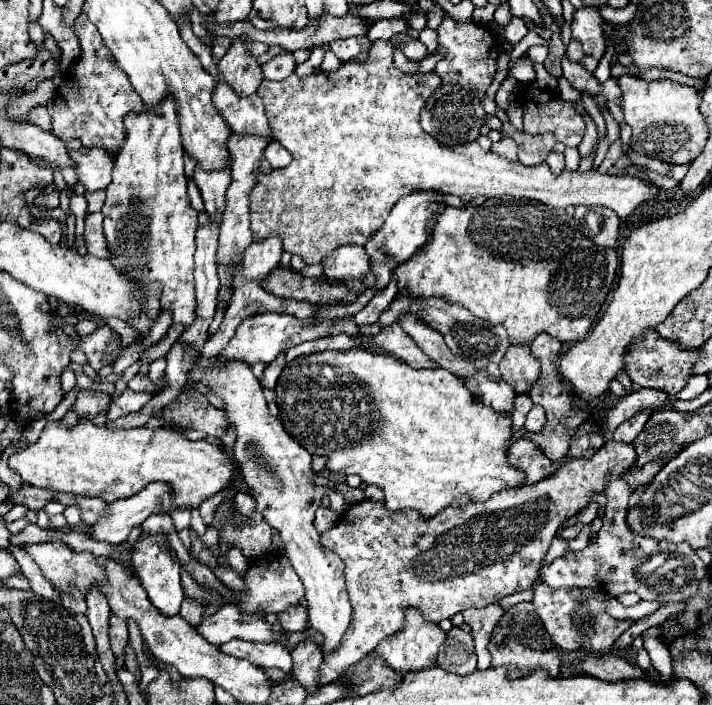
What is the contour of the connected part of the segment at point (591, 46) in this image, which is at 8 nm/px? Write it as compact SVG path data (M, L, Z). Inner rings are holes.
M585 7L577 9L571 29L573 29L573 39L581 41L583 53L591 55L593 59L601 59L605 53L605 39L603 39L603 29L601 29L601 15L597 7Z

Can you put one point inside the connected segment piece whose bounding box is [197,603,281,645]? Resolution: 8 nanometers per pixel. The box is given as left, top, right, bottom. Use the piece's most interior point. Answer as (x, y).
(226, 624)

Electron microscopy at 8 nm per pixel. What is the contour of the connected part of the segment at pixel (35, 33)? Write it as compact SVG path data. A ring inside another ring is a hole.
M29 23L29 39L31 39L31 43L35 43L37 47L43 45L43 41L45 41L47 35L49 35L49 31L45 31L39 23Z

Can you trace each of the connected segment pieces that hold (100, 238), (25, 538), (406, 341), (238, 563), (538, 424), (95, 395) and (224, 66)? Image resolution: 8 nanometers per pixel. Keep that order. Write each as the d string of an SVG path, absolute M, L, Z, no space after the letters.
M89 213L85 217L85 241L91 255L97 255L101 259L111 257L103 235L103 213Z
M27 525L19 535L11 535L11 543L21 545L21 543L53 541L53 533L63 533L63 531L59 531L59 529L39 529L37 525Z
M397 323L381 329L381 333L373 337L373 343L385 353L391 353L399 361L407 363L411 369L435 367L435 363L431 363L431 359L427 359L427 355L419 347L415 347L413 339L409 339L409 335L405 335L405 331Z
M229 549L225 553L225 559L239 575L243 575L247 571L247 567L249 567L249 559L245 559L245 555L239 549Z
M533 405L533 409L527 413L527 419L525 419L525 429L527 431L533 431L533 433L539 433L545 425L545 411L541 405Z
M79 390L72 409L80 416L79 418L92 420L108 408L109 399L110 395L104 393Z
M235 39L219 61L219 81L227 83L239 97L249 97L257 91L263 75L257 59L249 53L249 41Z

